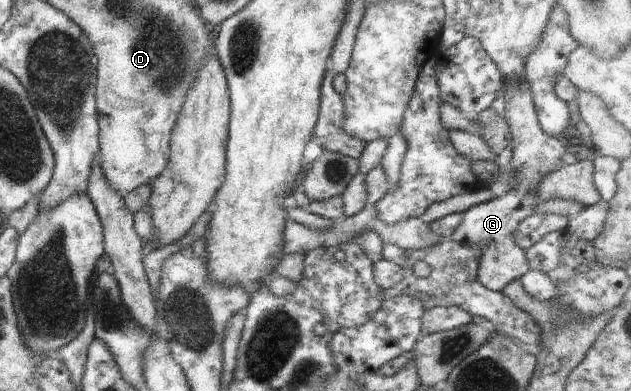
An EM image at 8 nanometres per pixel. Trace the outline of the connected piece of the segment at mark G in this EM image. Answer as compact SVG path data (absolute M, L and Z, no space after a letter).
M505 78L499 95L499 106L509 124L511 132L509 141L513 144L512 159L509 164L513 188L505 196L492 198L491 201L471 207L463 213L463 220L453 232L451 239L483 246L483 254L478 265L479 283L488 290L502 292L512 280L519 279L523 273L530 270L525 251L519 245L513 244L515 228L519 226L521 220L535 213L533 210L536 204L535 192L541 178L568 164L571 155L567 151L566 142L543 132L533 106L529 82L525 79L513 82Z

